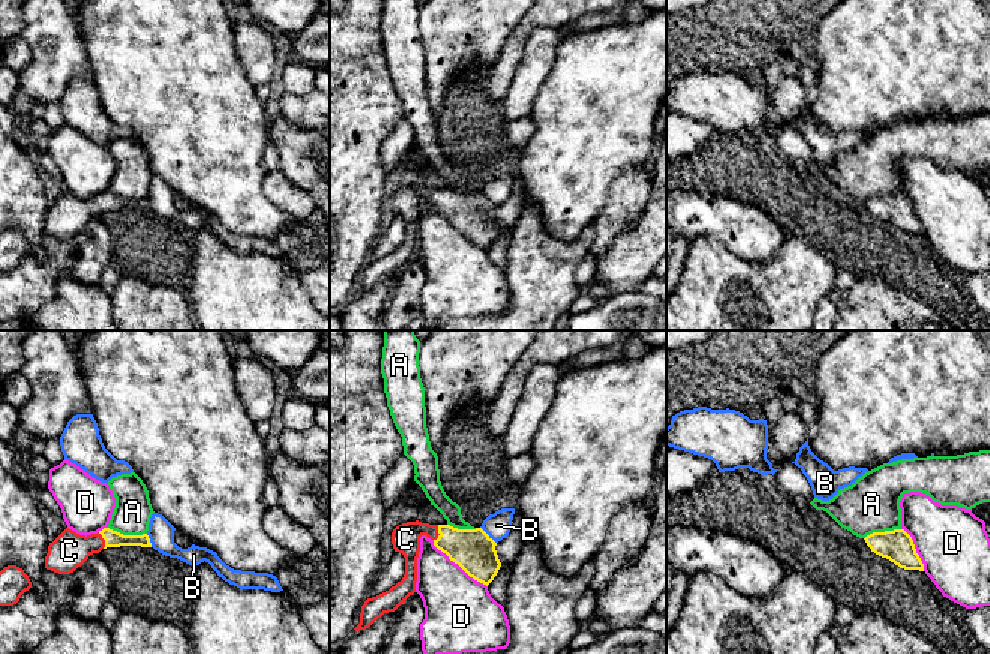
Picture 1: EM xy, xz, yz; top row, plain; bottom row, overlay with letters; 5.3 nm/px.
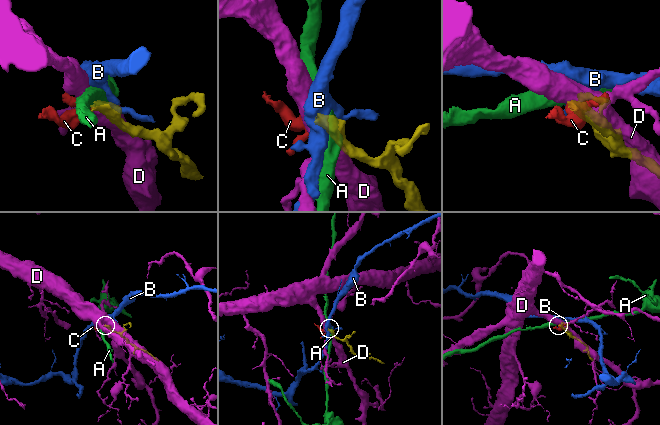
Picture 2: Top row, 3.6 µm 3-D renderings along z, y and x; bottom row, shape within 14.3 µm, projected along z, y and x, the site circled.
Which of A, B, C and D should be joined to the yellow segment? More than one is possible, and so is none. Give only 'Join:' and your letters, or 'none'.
Join: C

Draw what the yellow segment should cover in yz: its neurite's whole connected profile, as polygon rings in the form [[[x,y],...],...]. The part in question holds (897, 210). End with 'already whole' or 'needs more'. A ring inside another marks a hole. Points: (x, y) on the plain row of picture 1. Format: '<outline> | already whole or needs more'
[[[904,194],[873,196],[864,204],[872,216],[890,224],[900,232],[924,236],[924,228],[916,218],[914,204]]] | already whole

